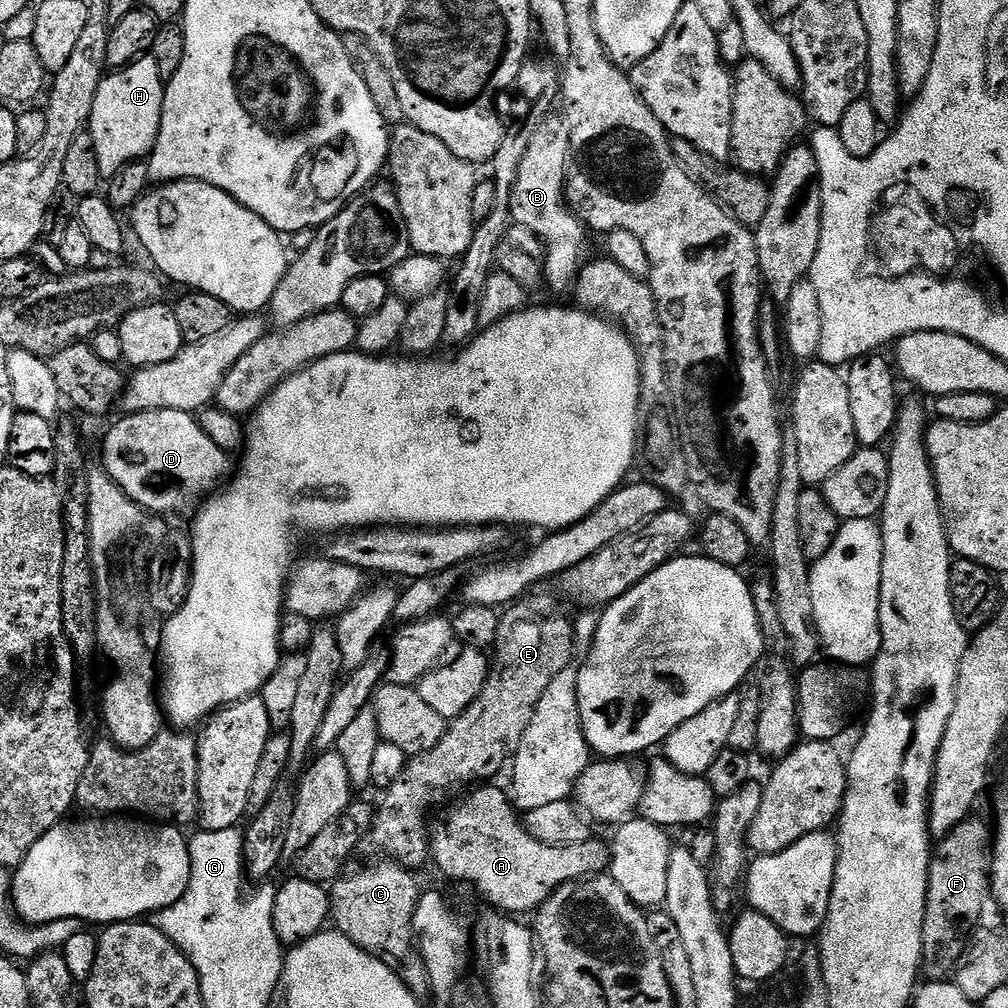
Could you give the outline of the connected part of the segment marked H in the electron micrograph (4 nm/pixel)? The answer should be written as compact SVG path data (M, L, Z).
M150 54L128 64L125 68L109 71L94 94L94 106L86 125L92 136L101 177L118 174L127 164L152 155L162 126L162 106L166 82L158 74L158 62Z

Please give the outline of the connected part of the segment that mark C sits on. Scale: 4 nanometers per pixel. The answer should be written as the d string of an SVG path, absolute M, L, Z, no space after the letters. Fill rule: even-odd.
M387 858L377 859L377 864L368 864L357 872L341 875L330 888L330 920L335 931L341 932L354 946L358 946L366 954L378 958L397 978L412 991L417 998L424 998L432 992L432 984L428 981L424 960L420 957L417 945L414 943L412 919L422 895L422 888L416 885L411 871L401 864Z

